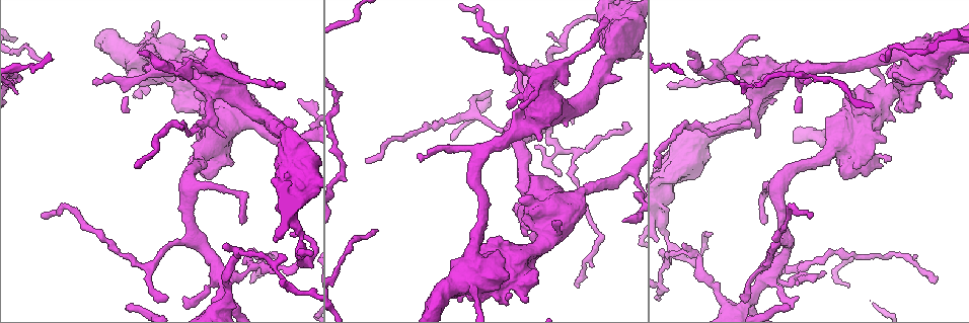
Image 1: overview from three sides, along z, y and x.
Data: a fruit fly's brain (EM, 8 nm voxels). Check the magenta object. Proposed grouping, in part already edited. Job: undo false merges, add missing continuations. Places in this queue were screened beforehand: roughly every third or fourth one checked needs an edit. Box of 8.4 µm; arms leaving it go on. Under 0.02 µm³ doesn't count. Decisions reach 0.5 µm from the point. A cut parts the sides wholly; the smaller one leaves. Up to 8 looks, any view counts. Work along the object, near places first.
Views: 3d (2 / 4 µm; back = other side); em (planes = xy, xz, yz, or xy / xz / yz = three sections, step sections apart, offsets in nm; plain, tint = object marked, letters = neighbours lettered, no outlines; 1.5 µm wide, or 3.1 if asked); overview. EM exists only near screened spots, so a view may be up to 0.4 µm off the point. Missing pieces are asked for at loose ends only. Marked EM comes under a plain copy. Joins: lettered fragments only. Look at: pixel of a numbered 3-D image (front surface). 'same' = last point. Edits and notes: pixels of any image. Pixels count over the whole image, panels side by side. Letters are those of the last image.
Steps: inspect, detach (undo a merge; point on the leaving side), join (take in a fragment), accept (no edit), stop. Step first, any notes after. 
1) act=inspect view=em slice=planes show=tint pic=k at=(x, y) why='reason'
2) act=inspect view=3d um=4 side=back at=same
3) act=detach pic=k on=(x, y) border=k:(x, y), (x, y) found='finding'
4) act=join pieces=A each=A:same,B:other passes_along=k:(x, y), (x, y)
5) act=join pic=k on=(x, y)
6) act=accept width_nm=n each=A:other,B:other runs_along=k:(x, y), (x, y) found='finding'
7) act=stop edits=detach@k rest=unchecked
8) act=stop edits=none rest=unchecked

act=inspect view=3d um=2 pic=1 at=(606, 20) why='thin end'

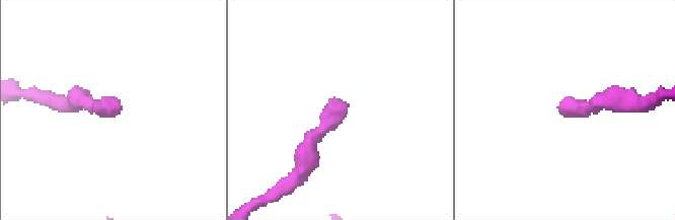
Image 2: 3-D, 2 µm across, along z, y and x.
act=inspect view=em slice=planes show=letters pic=2 at=(114, 115)

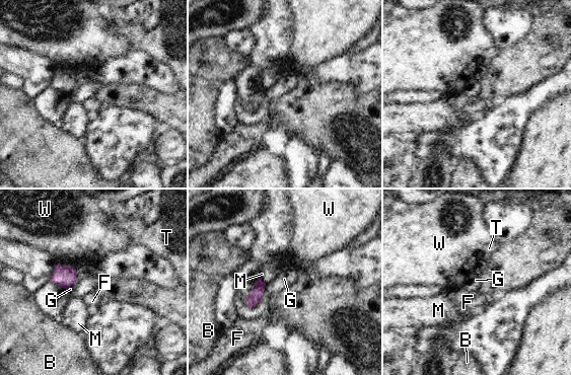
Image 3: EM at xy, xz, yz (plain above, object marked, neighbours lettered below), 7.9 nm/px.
act=accept each=B:other,F:other,G:other,M:other,T:other,W:other found='none of them fits'

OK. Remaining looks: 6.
act=inspect view=em slice=planes show=letters pic=1 at=(689, 259) why='abrupt turn'

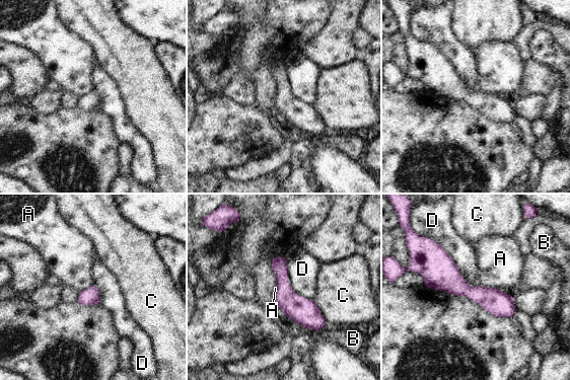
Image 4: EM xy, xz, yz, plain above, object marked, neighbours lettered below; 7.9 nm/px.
act=accept each=A:other,B:other,C:other,D:other runs_along=4:(422, 270), (437, 270), (510, 312) found='one neuron here'

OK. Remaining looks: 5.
act=inspect view=em slice=planes show=letters pic=1 at=(119, 254)

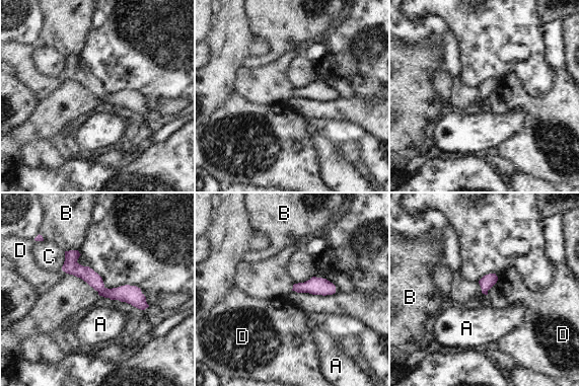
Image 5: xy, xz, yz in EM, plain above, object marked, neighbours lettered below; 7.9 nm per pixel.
act=accept each=A:other,B:other,C:other,D:other border=5:(498, 277), (495, 283) found='one neuron here'

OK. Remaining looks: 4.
act=stop edits=none rest=unchecked

